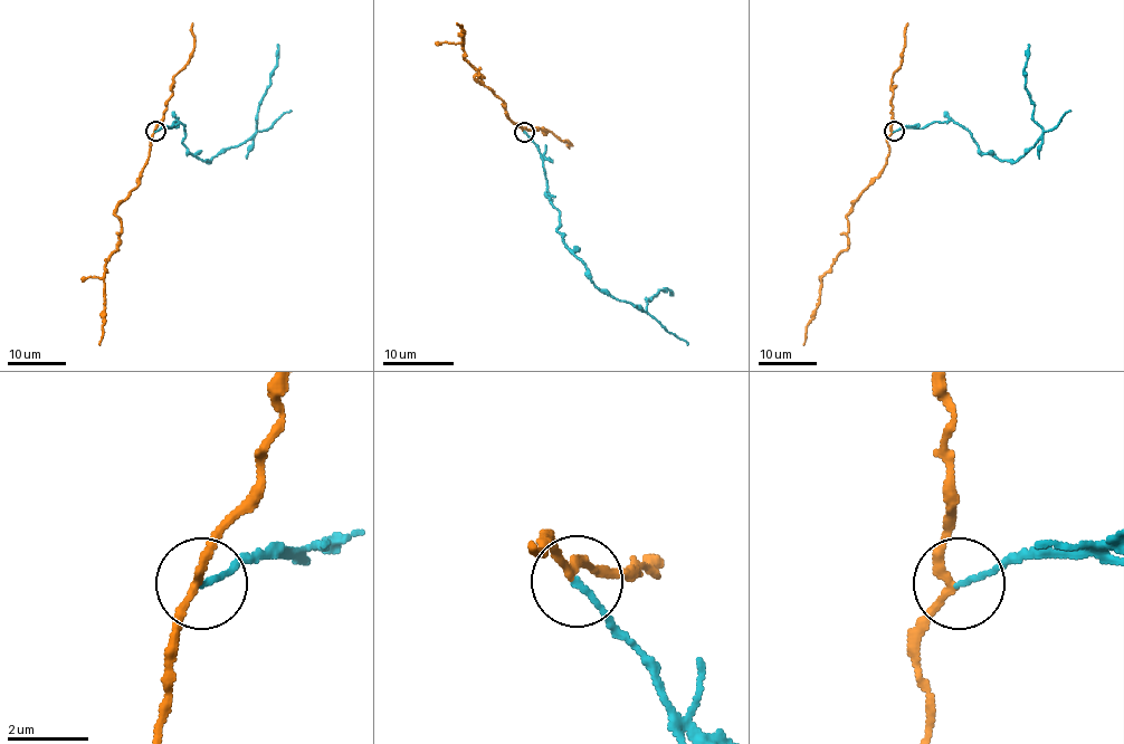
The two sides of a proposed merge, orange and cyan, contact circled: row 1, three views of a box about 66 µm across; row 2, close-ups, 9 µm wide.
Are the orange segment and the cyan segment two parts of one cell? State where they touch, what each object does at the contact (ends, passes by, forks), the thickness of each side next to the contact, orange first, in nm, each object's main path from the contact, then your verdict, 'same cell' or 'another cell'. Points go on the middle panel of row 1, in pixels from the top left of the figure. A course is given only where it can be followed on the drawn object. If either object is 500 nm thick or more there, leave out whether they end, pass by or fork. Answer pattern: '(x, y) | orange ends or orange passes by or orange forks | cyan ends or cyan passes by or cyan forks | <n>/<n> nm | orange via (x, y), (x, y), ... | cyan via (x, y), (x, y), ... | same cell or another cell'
(524, 132) | orange passes by | cyan ends | 180/130 nm | orange via (524, 130), (512, 121), (505, 104), (475, 77), (482, 77), (465, 58), (457, 22) | cyan via (524, 132), (542, 159), (551, 204), (560, 215), (556, 229), (590, 280), (646, 312), (658, 291), (670, 294) | another cell

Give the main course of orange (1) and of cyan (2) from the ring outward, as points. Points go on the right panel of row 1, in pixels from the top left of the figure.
1: (893, 132), (885, 167), (848, 213), (848, 246), (820, 279), (819, 304), (806, 327), (803, 345)
2: (894, 132), (954, 120), (984, 153), (1017, 161), (1042, 130), (1032, 118), (1035, 103), (1026, 89), (1028, 44)

